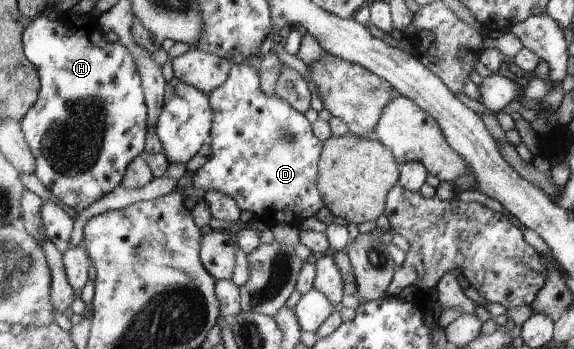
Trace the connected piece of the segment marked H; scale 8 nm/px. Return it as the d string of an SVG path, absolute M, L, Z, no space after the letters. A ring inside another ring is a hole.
M63 16L57 20L36 17L21 35L27 60L34 66L40 88L34 105L24 114L20 128L34 156L35 176L69 211L78 214L101 200L122 183L126 168L142 152L146 138L146 106L144 86L134 57L123 44L110 44L98 28L96 17L86 24L74 24Z

